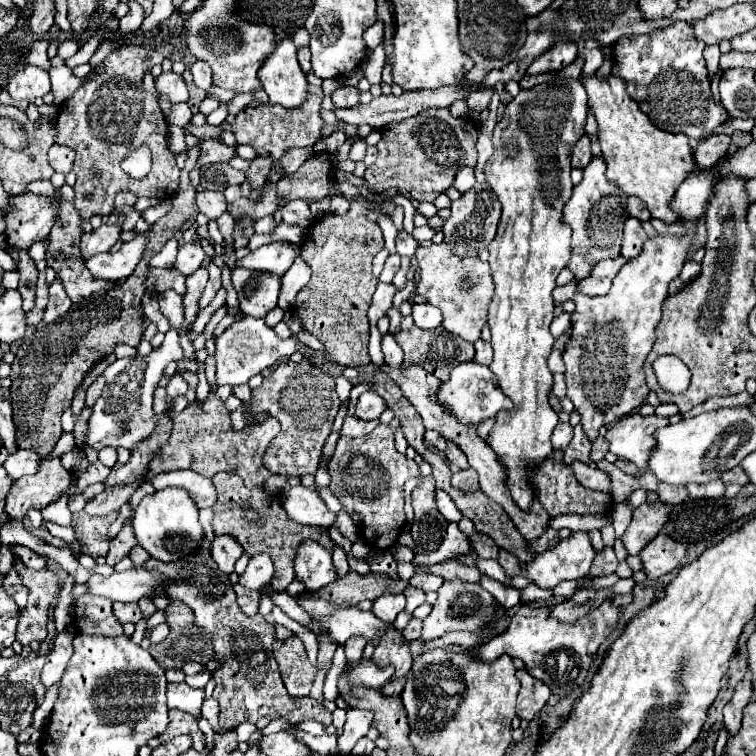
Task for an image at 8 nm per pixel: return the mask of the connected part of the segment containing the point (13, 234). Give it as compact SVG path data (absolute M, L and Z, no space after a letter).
M39 194L11 196L11 212L5 212L7 244L29 248L33 242L49 236L51 224L59 216L55 200Z

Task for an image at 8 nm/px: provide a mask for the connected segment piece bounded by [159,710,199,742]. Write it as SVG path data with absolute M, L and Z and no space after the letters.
M171 710L171 722L167 726L167 730L159 736L161 742L169 742L171 738L175 736L181 736L181 734L189 734L189 736L195 736L199 732L199 726L197 726L197 718L187 714L187 712L181 712L181 710Z

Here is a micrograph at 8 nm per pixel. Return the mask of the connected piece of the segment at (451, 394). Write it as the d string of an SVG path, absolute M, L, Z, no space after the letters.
M463 362L451 370L451 378L441 384L439 390L441 404L455 414L455 418L463 424L479 424L485 418L493 418L501 408L511 408L511 400L499 390L495 374L489 366L481 366L475 362Z

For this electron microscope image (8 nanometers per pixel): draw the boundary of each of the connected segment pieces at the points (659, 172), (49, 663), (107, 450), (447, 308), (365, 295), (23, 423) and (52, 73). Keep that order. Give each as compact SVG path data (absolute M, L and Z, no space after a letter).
M593 74L581 80L589 94L589 108L599 124L597 138L607 160L607 178L613 180L625 194L641 198L653 218L665 224L679 222L679 216L671 210L671 200L685 176L701 172L695 164L689 138L685 134L671 134L653 126L639 106L627 96L625 82L621 78L611 74L609 78L599 80Z
M63 630L55 636L53 640L53 648L47 654L45 666L41 670L41 684L45 686L45 690L49 690L53 684L57 684L63 676L63 670L71 658L71 640L75 638L75 634L71 630Z
M105 447L99 451L99 460L108 468L112 468L117 462L117 451L113 447Z
M447 242L433 244L431 248L417 248L417 262L421 266L421 280L417 294L425 296L429 304L443 312L443 328L461 336L463 340L475 342L481 338L481 328L487 324L487 310L495 284L491 280L489 262L481 262L477 256L459 258L451 252Z
M351 202L351 210L345 216L335 216L335 214L327 214L323 216L317 224L313 224L309 228L309 236L307 240L301 244L301 258L313 268L311 280L305 288L301 288L301 292L297 294L295 300L295 314L303 320L305 328L323 342L327 356L339 364L339 366L365 366L369 364L369 354L367 354L367 342L369 342L369 318L367 318L367 310L371 306L371 296L375 292L377 286L377 278L373 278L371 274L371 264L375 254L385 246L383 240L383 232L379 228L379 224L371 222L365 218L365 212L371 208L379 208L381 212L393 212L395 204L359 204L359 202Z
M155 224L143 260L121 286L73 304L65 316L57 318L53 324L47 324L41 330L35 330L35 334L19 342L15 348L15 360L11 364L13 422L17 426L19 448L29 448L41 456L47 456L63 434L61 414L71 406L71 400L83 382L83 376L99 360L109 356L117 342L135 342L135 346L139 346L145 320L141 300L147 290L145 278L149 274L149 260L173 236L175 232L171 228Z
M65 64L51 68L49 70L49 76L51 90L54 95L54 103L60 106L63 102L71 98L75 90L77 90L83 82L97 77L100 73L101 71L93 69L87 77L78 78L73 74L73 70Z

